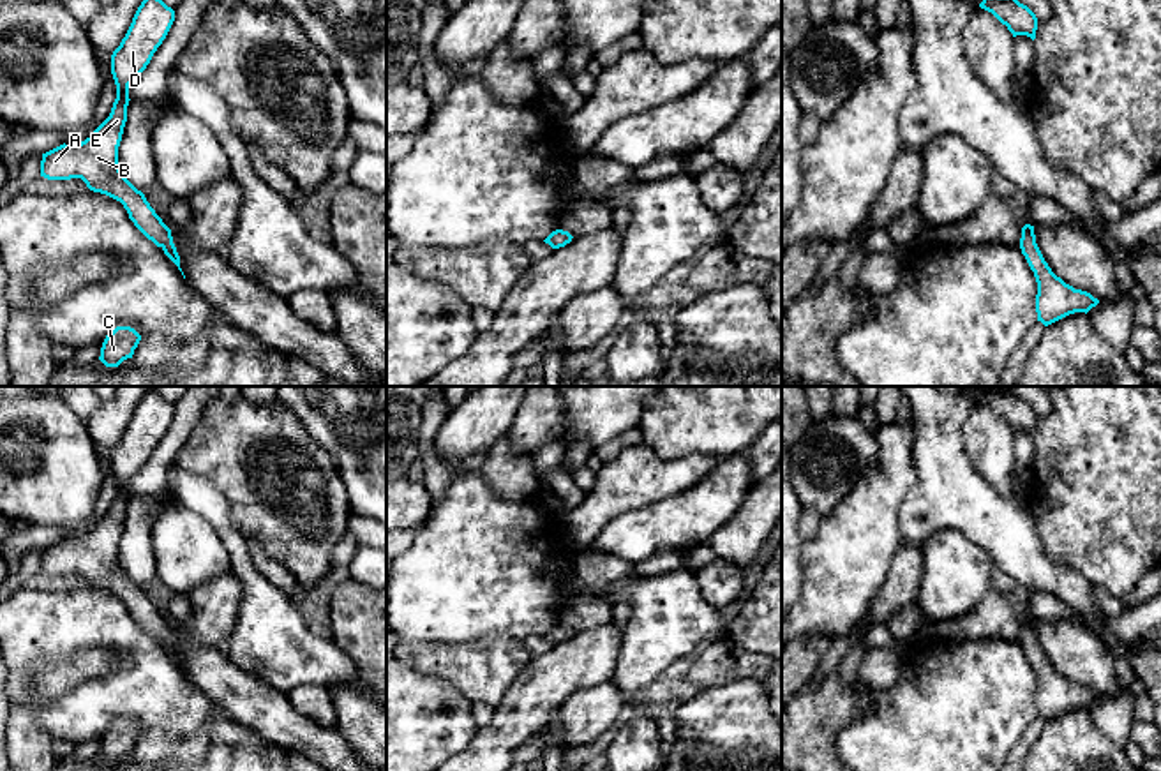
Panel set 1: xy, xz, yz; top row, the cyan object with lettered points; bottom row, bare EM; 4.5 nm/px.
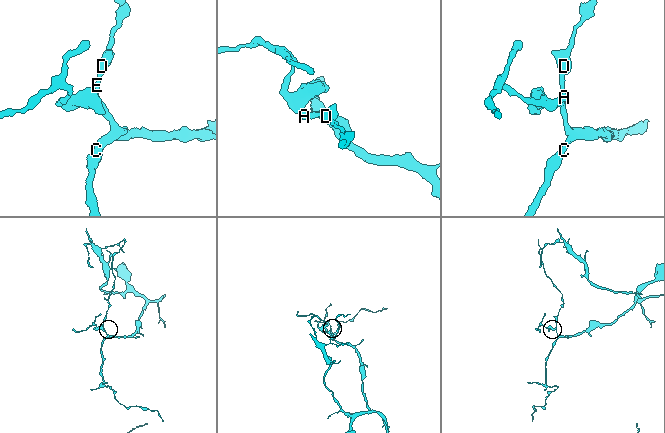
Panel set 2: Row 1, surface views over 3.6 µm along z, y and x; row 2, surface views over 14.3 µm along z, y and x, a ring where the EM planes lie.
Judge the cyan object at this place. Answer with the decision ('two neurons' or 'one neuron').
one neuron

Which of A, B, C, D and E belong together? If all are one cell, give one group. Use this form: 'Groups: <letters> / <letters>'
Groups: A B C D E

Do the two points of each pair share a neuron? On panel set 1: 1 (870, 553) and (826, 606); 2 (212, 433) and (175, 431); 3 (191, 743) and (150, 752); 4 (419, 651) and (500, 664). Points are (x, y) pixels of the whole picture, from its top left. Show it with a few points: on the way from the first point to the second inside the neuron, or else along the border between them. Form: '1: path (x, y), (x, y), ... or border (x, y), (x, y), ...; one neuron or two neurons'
1: path (858, 565), (838, 584), (837, 593); one neuron
2: border (205, 404), (196, 426), (172, 463); two neurons
3: path (180, 743), (161, 747); one neuron
4: path (438, 658), (457, 664), (480, 664); one neuron

